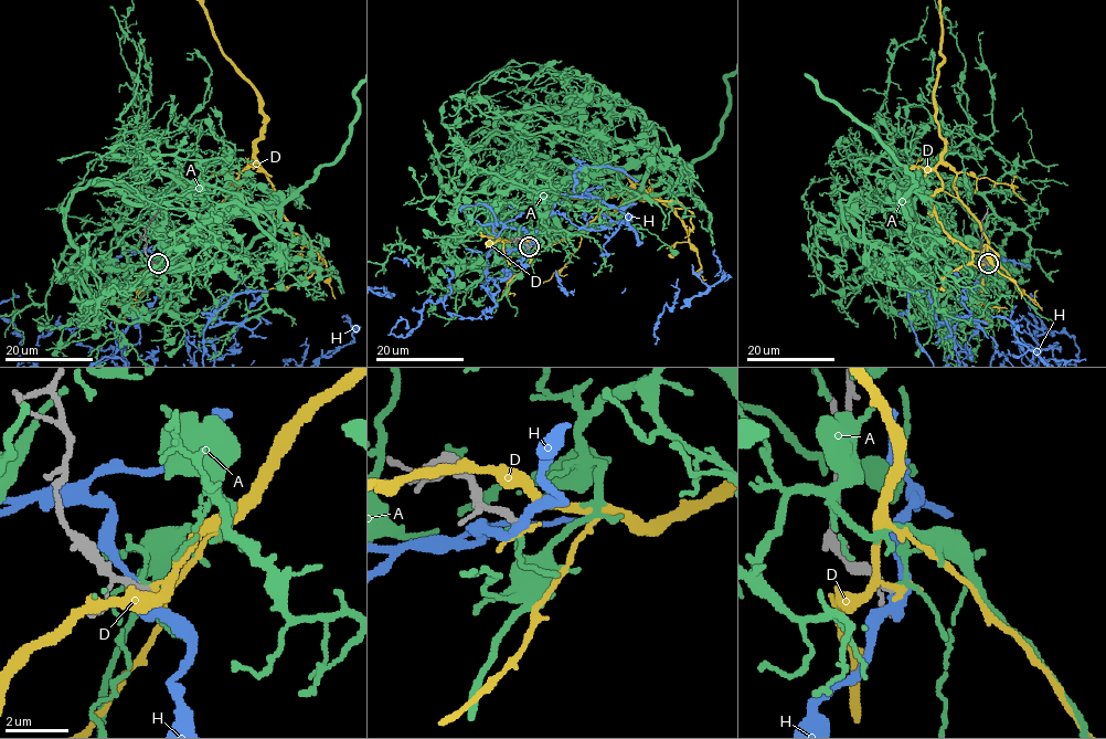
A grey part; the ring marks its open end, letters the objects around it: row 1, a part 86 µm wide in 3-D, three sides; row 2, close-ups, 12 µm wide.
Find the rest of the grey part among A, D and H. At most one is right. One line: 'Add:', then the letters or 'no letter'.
Add: D

